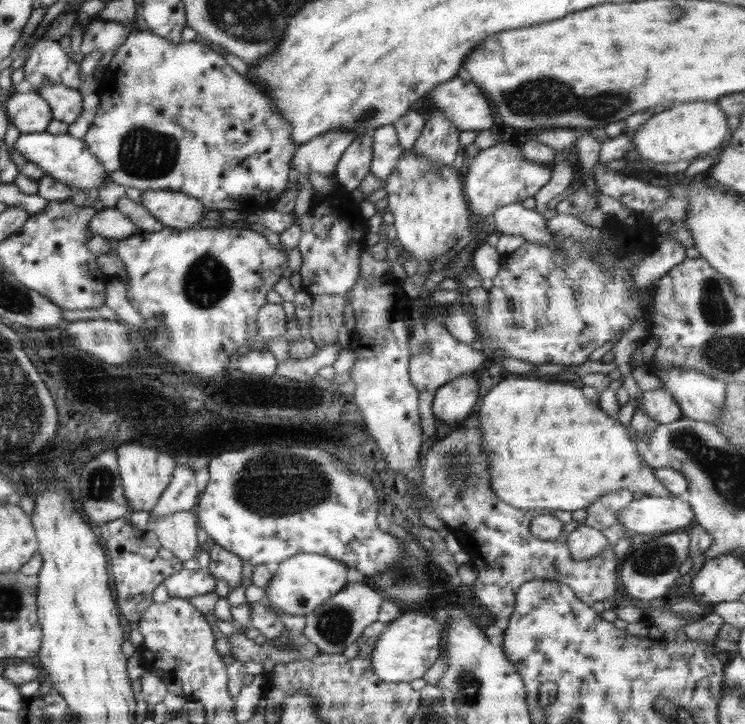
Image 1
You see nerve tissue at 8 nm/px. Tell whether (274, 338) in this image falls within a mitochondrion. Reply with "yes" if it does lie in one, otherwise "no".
no

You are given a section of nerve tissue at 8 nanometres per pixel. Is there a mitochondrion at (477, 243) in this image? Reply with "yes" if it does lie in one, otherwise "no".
no

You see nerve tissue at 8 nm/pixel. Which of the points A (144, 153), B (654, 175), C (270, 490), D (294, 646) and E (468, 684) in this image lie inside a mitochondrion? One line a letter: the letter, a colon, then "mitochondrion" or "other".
A: mitochondrion
B: other
C: mitochondrion
D: mitochondrion
E: mitochondrion

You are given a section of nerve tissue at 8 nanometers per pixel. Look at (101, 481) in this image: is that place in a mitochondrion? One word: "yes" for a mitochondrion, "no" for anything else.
yes

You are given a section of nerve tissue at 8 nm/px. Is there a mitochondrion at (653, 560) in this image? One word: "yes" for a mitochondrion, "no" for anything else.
yes

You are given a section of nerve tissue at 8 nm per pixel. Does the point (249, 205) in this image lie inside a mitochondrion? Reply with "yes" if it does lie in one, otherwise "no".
no

